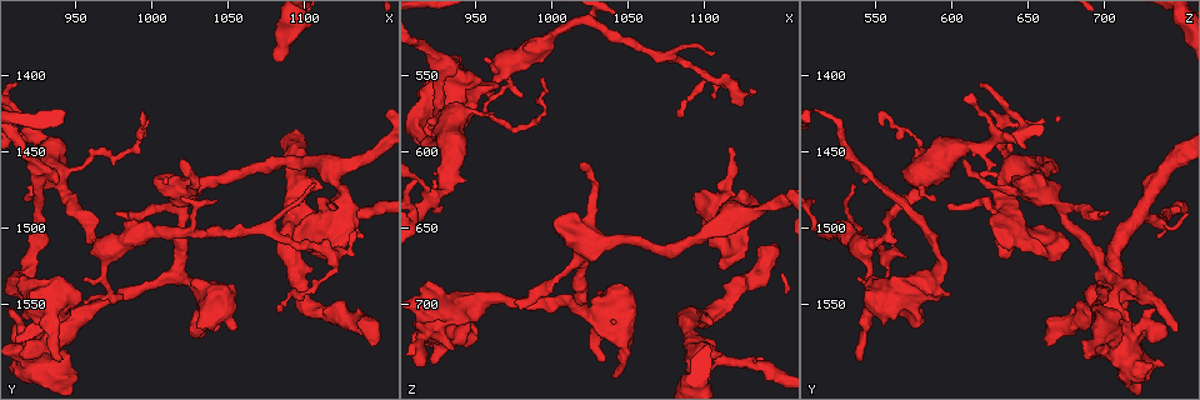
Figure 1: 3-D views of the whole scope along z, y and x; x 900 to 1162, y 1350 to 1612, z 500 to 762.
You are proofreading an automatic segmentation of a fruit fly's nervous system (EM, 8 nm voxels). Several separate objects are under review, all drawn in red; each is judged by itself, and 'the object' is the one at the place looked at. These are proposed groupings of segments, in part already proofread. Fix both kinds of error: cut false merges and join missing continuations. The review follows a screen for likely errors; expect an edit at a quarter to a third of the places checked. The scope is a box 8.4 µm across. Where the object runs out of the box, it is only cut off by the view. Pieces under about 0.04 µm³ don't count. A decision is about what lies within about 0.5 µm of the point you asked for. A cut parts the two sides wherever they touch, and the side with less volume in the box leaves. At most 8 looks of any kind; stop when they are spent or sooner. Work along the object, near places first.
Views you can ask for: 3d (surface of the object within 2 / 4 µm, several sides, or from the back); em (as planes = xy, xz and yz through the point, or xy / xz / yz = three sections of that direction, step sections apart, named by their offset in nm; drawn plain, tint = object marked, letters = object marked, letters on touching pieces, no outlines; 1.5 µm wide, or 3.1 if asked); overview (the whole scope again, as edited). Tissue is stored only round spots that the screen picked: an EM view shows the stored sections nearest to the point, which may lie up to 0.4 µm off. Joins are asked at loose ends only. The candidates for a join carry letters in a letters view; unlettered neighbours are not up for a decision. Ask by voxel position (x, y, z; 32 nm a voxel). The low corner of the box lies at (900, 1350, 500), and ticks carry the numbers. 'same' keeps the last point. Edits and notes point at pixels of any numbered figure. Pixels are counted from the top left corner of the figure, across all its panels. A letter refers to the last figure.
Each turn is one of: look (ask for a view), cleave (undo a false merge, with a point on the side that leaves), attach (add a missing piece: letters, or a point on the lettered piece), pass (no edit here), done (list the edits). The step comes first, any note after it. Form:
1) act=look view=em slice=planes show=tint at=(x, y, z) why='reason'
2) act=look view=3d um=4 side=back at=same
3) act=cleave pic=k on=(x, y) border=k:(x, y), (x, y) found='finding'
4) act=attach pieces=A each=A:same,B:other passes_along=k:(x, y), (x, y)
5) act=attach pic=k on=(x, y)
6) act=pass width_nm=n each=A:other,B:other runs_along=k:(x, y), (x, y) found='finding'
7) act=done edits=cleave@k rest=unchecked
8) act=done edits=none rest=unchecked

act=look view=3d um=4 at=(996, 1424, 554) why='thin end'

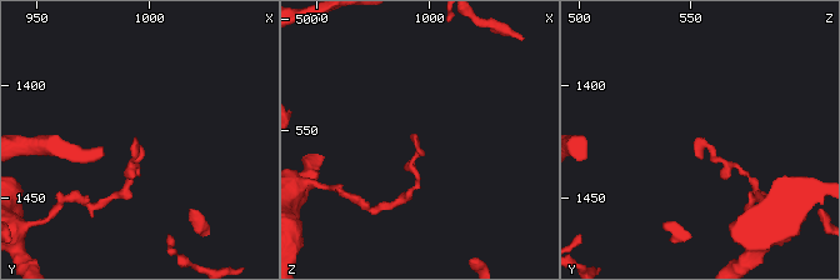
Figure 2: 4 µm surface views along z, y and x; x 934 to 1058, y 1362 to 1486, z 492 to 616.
act=look view=em slice=planes show=letters at=(995, 1425, 553) why='now the EM'

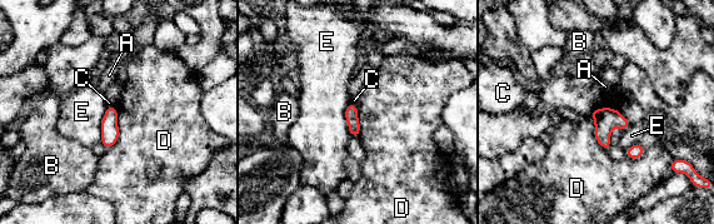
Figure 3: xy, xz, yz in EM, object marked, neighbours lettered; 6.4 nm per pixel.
act=pass width_nm=80 longest_contact=D:300nm each=A:other,B:other,C:other,D:other,E:other found='no lettered piece goes on from it'

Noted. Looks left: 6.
act=look view=em slice=planes show=tint at=(940, 1586, 536) why='branch stops here'

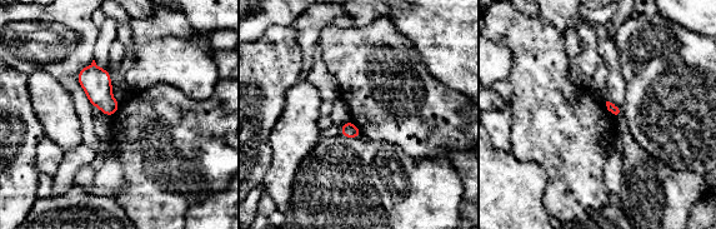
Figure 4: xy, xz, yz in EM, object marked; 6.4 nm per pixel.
act=look view=em slice=planes show=letters at=same why='what lies round it'

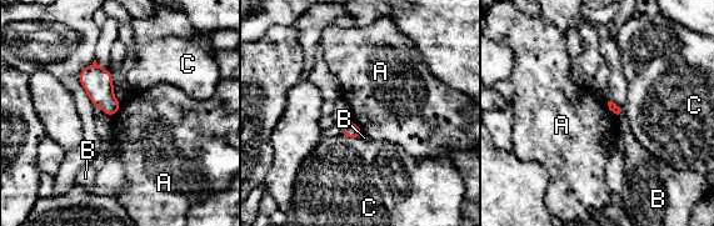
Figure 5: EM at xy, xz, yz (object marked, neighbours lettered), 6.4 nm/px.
act=pass longest_contact=A:130nm each=A:other,B:other,C:other found='none of them fits'

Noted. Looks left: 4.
act=look view=3d um=4 at=(1014, 1528, 700) why='two arms at a narrow angle'

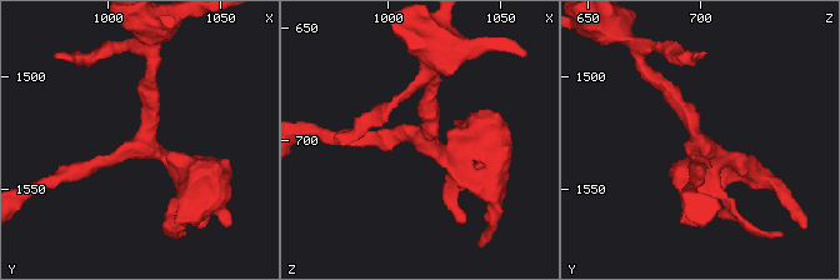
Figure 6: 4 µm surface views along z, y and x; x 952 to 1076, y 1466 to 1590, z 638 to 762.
act=look view=em slice=planes show=letters at=(1017, 1528, 699) arms=4

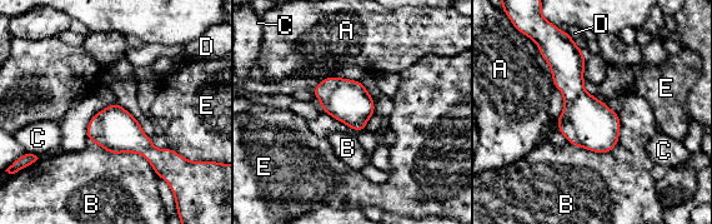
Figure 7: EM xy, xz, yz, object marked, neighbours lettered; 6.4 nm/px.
act=pass longest_contact=B:380nm each=A:other,B:other,C:other,D:other,E:other border=7:(566, 31), (575, 43) found='one cell here'

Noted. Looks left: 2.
act=done edits=none rest=unchecked

